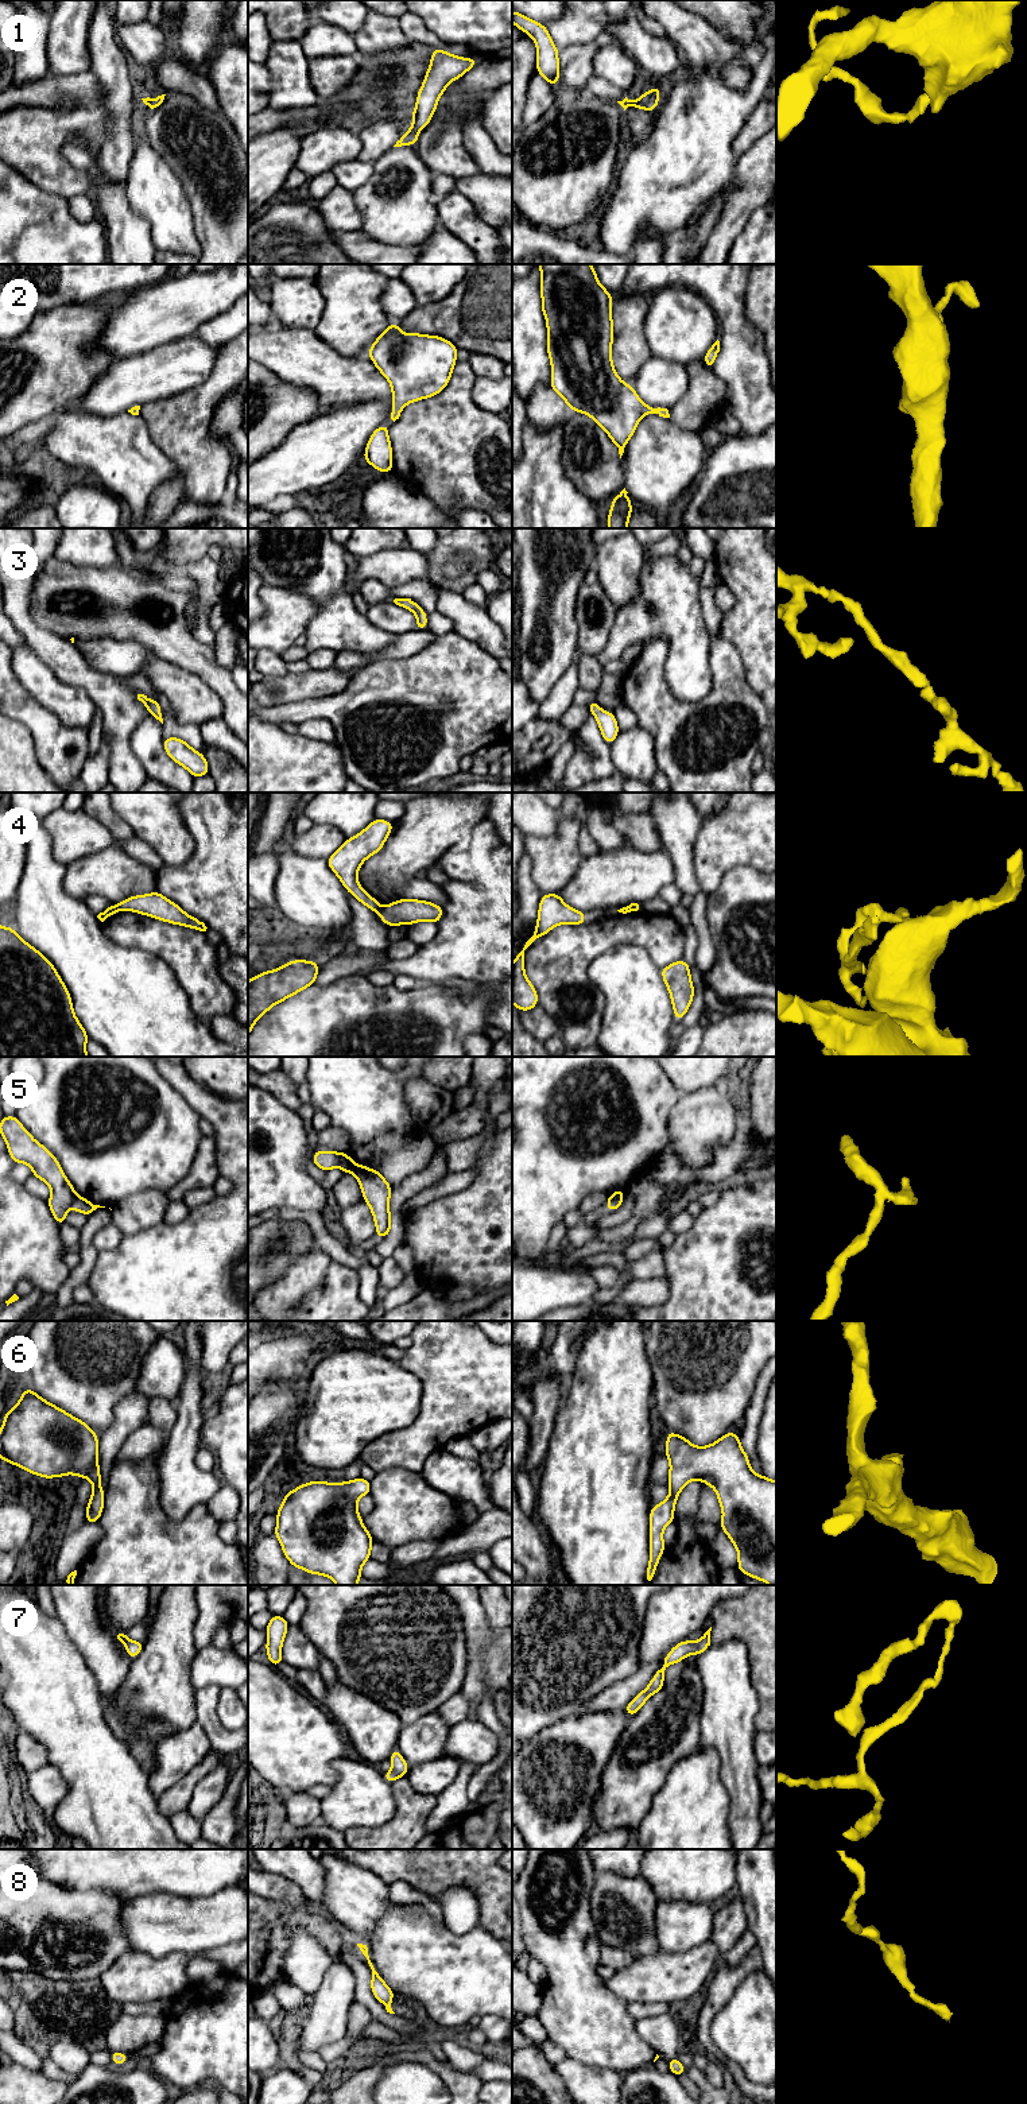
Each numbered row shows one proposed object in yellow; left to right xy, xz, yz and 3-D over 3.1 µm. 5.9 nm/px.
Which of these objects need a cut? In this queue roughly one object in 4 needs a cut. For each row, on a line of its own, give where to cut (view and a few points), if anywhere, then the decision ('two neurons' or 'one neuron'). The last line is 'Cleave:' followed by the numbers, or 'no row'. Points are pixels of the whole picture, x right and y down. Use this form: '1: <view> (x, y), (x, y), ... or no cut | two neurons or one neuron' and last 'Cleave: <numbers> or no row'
1: no cut | one neuron
2: no cut | one neuron
3: no cut | one neuron
4: xz (382, 907), (378, 913) | two neurons
5: xz (337, 1153), (340, 1165) | two neurons
6: no cut | one neuron
7: no cut | one neuron
8: no cut | one neuron
Cleave: 4, 5

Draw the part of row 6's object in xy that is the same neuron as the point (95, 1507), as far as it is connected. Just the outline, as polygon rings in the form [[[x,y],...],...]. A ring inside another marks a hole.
[[[30,1387],[4,1414],[0,1460],[44,1479],[77,1475],[92,1481],[86,1523],[97,1523],[104,1510],[98,1437],[81,1419],[40,1398]]]

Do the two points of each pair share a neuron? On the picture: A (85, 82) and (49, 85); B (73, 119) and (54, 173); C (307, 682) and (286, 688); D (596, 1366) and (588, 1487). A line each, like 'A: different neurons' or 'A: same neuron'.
A: same neuron
B: same neuron
C: same neuron
D: same neuron

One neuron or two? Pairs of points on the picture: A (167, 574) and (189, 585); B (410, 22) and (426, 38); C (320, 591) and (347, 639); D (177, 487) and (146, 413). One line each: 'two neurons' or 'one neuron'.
A: one neuron
B: one neuron
C: one neuron
D: two neurons

